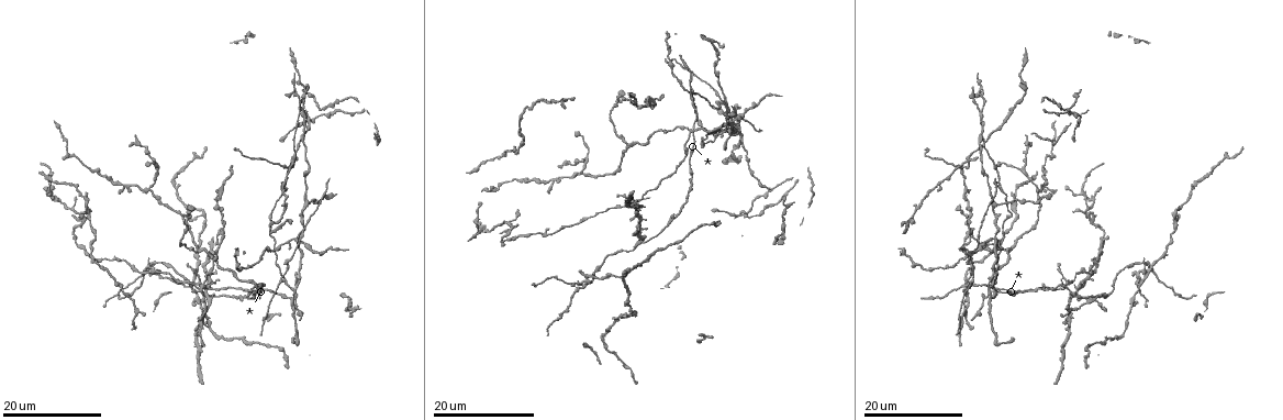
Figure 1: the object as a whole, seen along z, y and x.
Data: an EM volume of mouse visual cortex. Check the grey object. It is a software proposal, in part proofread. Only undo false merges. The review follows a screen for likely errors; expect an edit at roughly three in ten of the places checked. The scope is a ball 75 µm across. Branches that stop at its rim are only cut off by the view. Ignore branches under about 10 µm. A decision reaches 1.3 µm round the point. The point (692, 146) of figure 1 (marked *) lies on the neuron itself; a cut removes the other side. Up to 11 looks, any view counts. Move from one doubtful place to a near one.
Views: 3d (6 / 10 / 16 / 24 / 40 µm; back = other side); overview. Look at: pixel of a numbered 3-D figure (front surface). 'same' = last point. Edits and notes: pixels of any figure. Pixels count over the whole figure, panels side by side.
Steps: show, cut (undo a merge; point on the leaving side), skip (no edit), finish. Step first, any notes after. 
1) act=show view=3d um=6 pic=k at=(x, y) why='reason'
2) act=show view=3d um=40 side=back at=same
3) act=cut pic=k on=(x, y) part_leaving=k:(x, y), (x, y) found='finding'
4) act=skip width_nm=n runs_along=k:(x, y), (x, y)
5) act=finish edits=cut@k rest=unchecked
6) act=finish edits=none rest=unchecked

act=show view=3d um=16 pic=1 at=(690, 131) why='looks like a crossing'

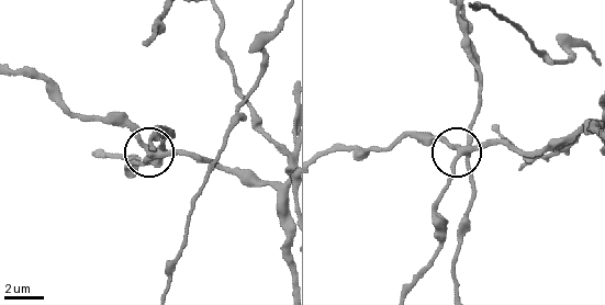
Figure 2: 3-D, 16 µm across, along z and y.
act=show view=3d um=6 pic=2 at=(154, 154)

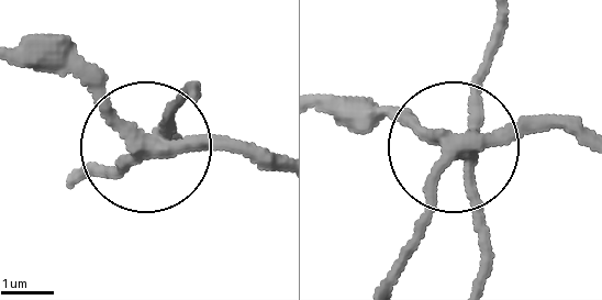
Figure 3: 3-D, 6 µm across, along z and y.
act=skip side_arm_um=112 runs_along=3:(478, 271), (460, 145), (582, 128) found='continuous, no second neuron'

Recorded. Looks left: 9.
act=show view=3d um=24 pic=1 at=(299, 244) why='three arms meet'

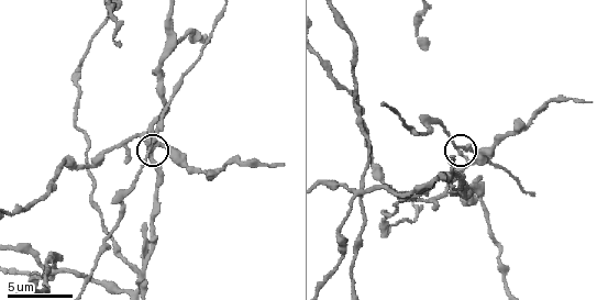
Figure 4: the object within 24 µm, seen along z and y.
act=show view=3d um=6 pic=4 at=(151, 149)

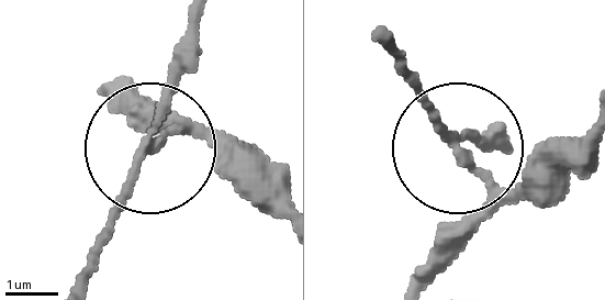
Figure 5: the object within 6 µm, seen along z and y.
act=skip runs_along=5:(107, 81), (172, 125), (155, 139), (186, 17) found='continuous, no second neuron'

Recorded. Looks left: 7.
act=show view=3d um=24 pic=1 at=(1038, 188) why='arms part here'

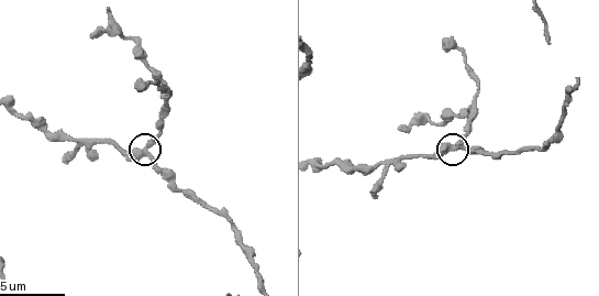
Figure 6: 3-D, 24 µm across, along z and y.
act=show view=3d um=10 pic=6 at=(140, 153) why='closer look'

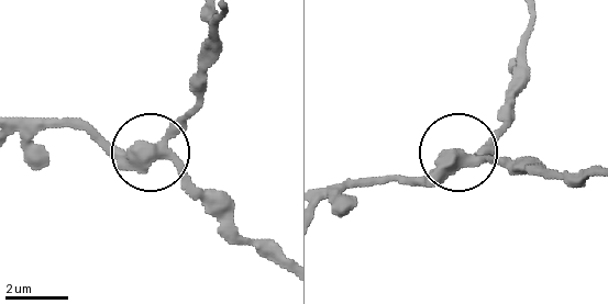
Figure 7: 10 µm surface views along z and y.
act=show view=3d um=10 side=back pic=7 at=(463, 153)

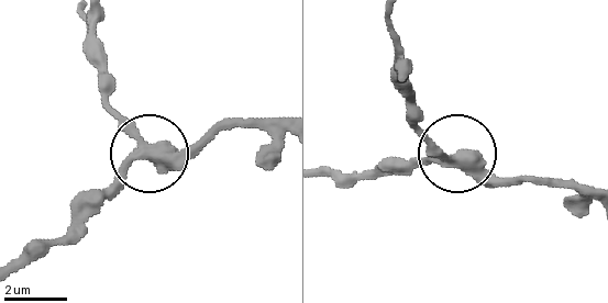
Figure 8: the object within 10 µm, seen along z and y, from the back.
act=skip arms=3 runs_along=8:(14, 272), (54, 246), (145, 152), (103, 99) found='all the same neuron'

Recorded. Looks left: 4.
act=show view=3d um=16 pic=1 at=(146, 265) why='four or more arms meet'

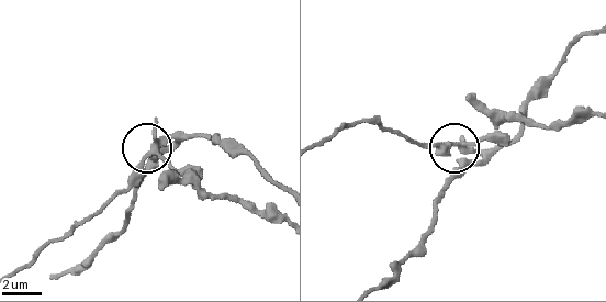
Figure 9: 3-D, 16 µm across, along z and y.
act=show view=3d um=6 pic=9 at=(464, 151)

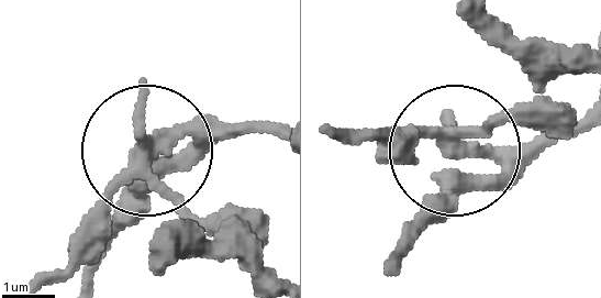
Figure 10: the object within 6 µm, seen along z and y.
act=skip width_nm=350 found='all the same neuron'

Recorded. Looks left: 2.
act=show view=3d um=24 pic=1 at=(968, 160) why='three-way junction'

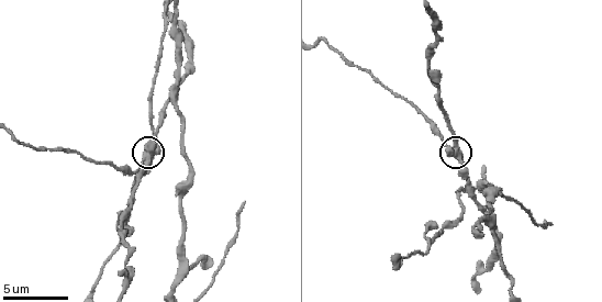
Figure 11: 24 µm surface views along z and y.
act=show view=3d um=6 pic=11 at=(147, 156)

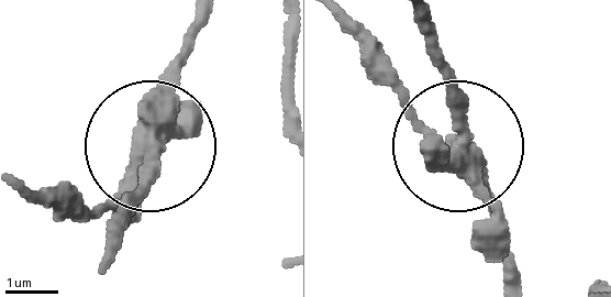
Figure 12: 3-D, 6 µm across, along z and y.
act=skip side_arm_um=18 runs_along=12:(195, 13), (152, 185), (121, 220) found='all the same neuron'

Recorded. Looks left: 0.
act=finish edits=none rest=unchecked

